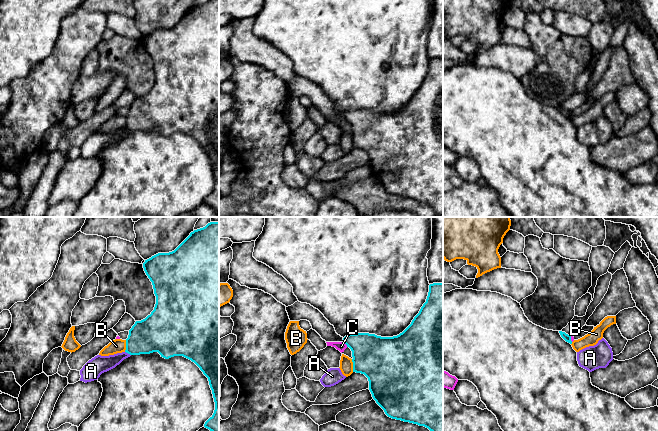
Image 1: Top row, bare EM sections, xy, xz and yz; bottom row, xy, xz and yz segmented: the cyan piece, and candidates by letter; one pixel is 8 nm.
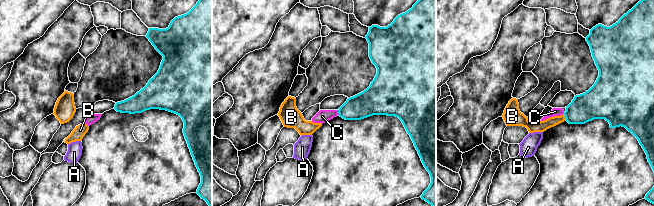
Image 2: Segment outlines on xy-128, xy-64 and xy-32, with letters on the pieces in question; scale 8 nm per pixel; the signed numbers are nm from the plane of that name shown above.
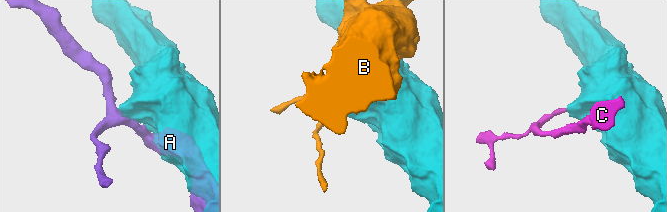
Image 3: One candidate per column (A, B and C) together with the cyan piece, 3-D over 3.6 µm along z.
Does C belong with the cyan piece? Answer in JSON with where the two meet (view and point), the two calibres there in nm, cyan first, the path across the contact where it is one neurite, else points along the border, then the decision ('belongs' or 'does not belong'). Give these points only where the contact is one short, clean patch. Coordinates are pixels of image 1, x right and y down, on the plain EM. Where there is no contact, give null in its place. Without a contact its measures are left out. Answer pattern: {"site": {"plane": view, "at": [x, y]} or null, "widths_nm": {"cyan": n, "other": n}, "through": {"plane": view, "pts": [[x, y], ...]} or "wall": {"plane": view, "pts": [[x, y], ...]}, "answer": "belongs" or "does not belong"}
{"site": {"plane": "xz", "at": [345, 119]}, "widths_nm": {"cyan": 320, "other": 80}, "wall": {"plane": "xz", "pts": [[343, 118], [347, 122]]}, "answer": "does not belong"}

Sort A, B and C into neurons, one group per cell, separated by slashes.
A / B / C

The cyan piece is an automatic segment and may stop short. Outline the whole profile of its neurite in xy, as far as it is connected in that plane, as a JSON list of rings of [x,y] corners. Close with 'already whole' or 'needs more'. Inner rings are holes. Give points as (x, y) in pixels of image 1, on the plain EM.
[[[207,0],[205,3],[194,6],[190,11],[172,28],[158,29],[151,34],[145,36],[143,44],[152,58],[154,70],[156,72],[156,80],[154,86],[145,95],[136,97],[129,106],[126,115],[125,128],[130,131],[150,130],[158,128],[161,133],[169,135],[174,132],[183,132],[194,138],[203,150],[208,154],[210,164],[212,166],[215,186],[213,191],[205,198],[204,203],[212,207],[219,216],[219,0]]]; already whole

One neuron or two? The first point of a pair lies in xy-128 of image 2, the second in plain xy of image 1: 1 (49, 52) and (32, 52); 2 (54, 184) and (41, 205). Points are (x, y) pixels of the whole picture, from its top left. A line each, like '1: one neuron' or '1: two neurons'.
1: two neurons
2: two neurons

